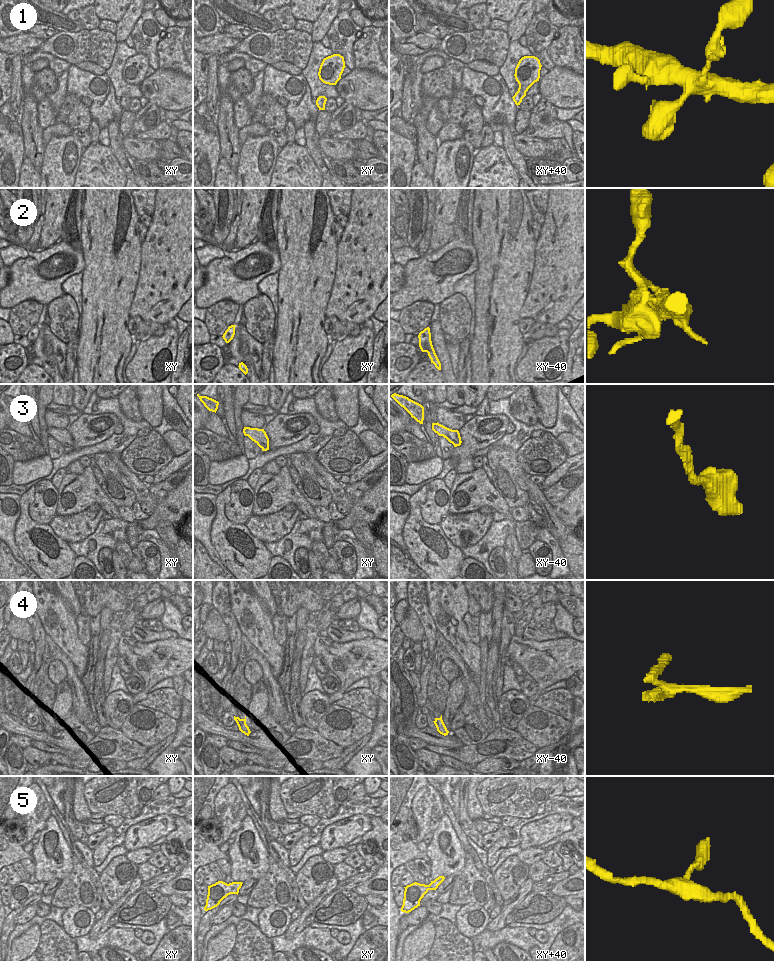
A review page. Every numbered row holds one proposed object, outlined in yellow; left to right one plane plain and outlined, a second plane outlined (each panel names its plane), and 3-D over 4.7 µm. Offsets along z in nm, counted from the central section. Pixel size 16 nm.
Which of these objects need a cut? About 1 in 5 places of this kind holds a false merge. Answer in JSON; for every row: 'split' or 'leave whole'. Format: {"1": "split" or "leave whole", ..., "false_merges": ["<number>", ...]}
{"1": "leave whole", "2": "leave whole", "3": "leave whole", "4": "split", "5": "leave whole", "false_merges": ["4"]}

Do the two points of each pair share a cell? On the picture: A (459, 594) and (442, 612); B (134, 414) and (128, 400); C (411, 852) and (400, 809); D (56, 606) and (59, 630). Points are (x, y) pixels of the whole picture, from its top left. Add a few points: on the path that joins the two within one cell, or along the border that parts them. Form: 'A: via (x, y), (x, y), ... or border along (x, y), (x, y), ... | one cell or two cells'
A: via (455, 598), (446, 608) | one cell
B: via (131, 411), (129, 403) | one cell
C: via (402, 841), (401, 820) | one cell
D: via (58, 612), (59, 624) | one cell

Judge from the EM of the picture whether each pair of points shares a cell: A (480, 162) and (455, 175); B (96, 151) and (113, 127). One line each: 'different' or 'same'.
A: different
B: different

